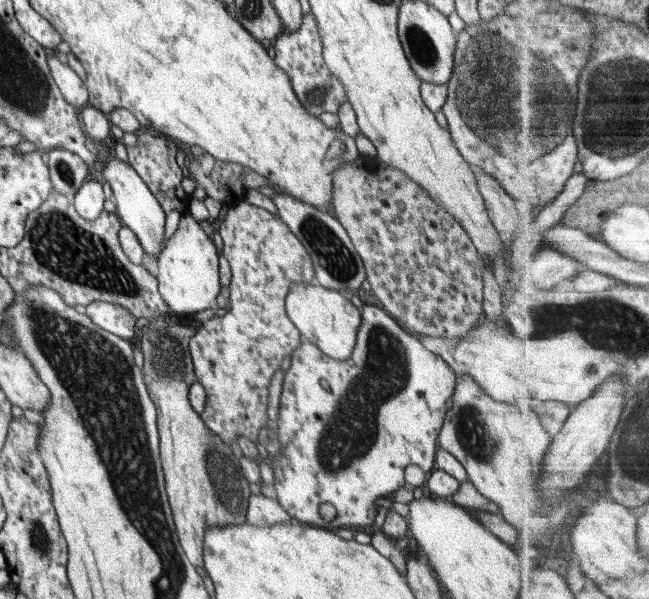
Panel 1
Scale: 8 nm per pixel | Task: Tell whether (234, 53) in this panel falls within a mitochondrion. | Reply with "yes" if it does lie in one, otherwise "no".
no

